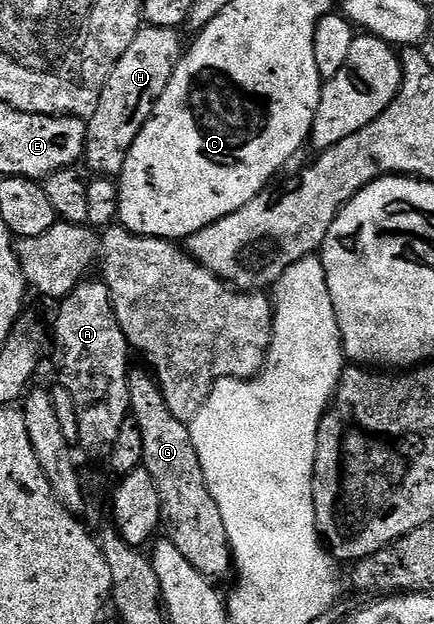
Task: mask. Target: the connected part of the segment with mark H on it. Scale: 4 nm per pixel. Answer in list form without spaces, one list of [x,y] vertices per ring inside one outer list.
[[[140,26],[137,37],[133,37],[129,49],[121,53],[117,65],[101,89],[99,104],[95,112],[86,120],[87,140],[83,150],[83,159],[95,177],[118,177],[125,169],[125,157],[137,141],[137,133],[149,121],[161,93],[169,85],[180,59],[185,54],[185,39],[173,27]]]

